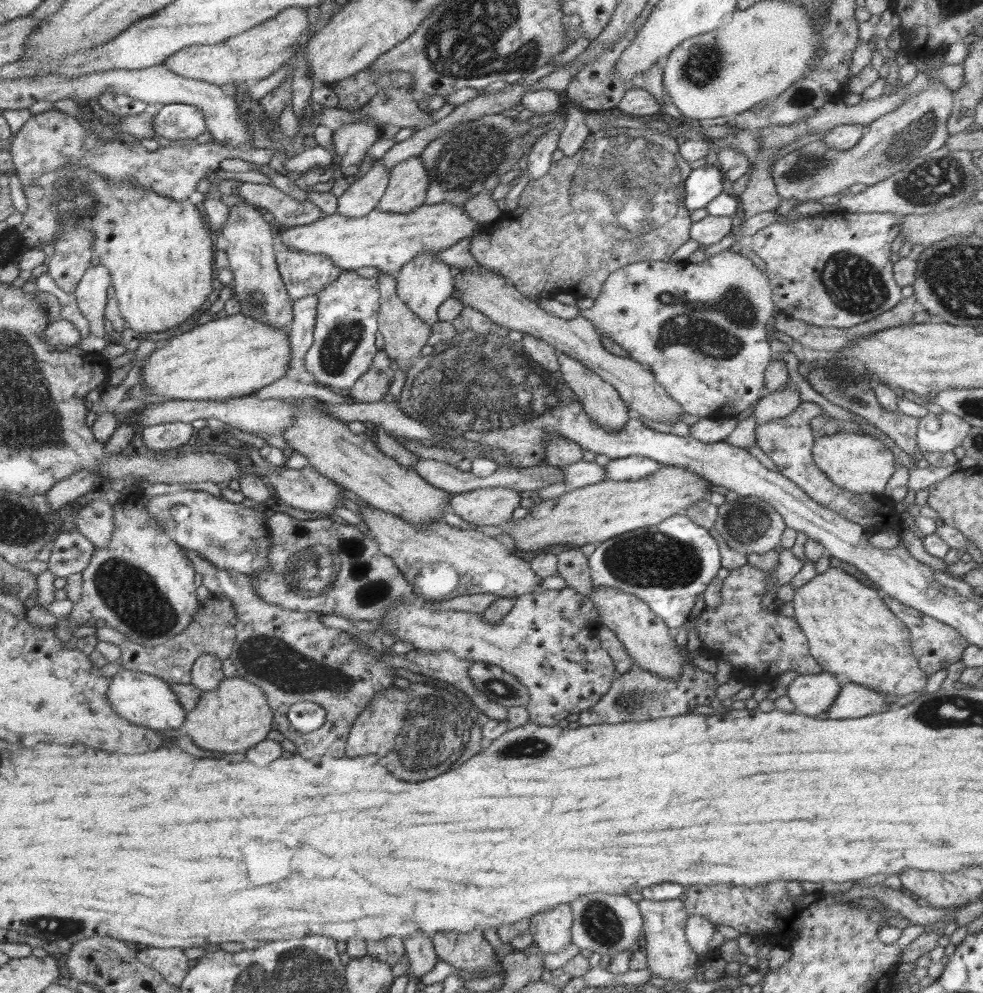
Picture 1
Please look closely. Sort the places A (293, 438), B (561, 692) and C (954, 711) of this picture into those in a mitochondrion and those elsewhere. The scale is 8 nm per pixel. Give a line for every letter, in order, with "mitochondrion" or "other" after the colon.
A: other
B: other
C: mitochondrion

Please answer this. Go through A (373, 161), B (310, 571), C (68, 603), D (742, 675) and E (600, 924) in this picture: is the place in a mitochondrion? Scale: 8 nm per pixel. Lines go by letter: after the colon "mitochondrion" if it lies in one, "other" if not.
A: other
B: mitochondrion
C: other
D: other
E: mitochondrion

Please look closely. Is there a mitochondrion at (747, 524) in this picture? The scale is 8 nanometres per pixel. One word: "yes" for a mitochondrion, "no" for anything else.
yes

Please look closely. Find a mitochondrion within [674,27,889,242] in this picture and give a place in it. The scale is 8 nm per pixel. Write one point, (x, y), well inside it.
(703, 64)

